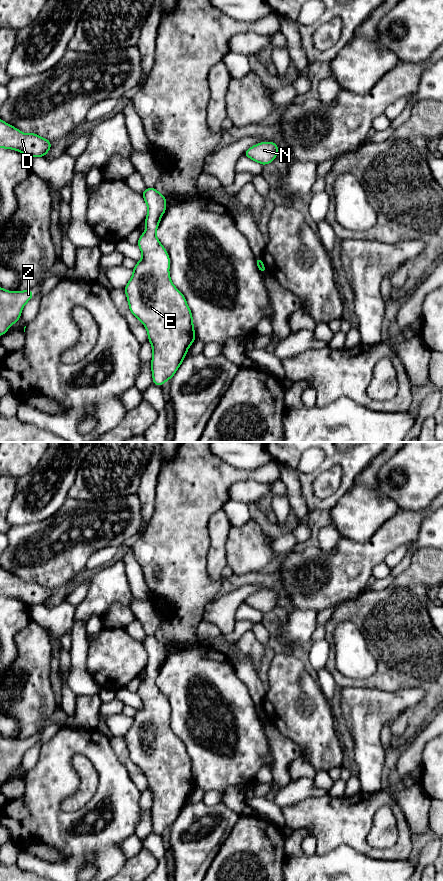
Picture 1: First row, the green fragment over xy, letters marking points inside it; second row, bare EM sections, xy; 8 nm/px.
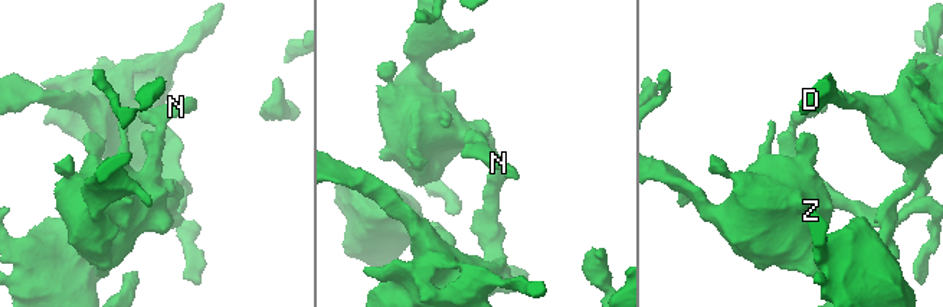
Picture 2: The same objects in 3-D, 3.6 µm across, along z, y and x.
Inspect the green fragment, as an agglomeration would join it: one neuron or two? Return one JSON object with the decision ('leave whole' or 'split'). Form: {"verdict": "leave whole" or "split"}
{"verdict": "split"}

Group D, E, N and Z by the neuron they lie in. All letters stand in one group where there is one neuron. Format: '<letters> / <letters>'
D / E N Z

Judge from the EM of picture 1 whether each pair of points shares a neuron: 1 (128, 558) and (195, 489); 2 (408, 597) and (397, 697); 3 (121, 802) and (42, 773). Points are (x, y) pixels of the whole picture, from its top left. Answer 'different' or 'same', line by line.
1: different
2: different
3: same

